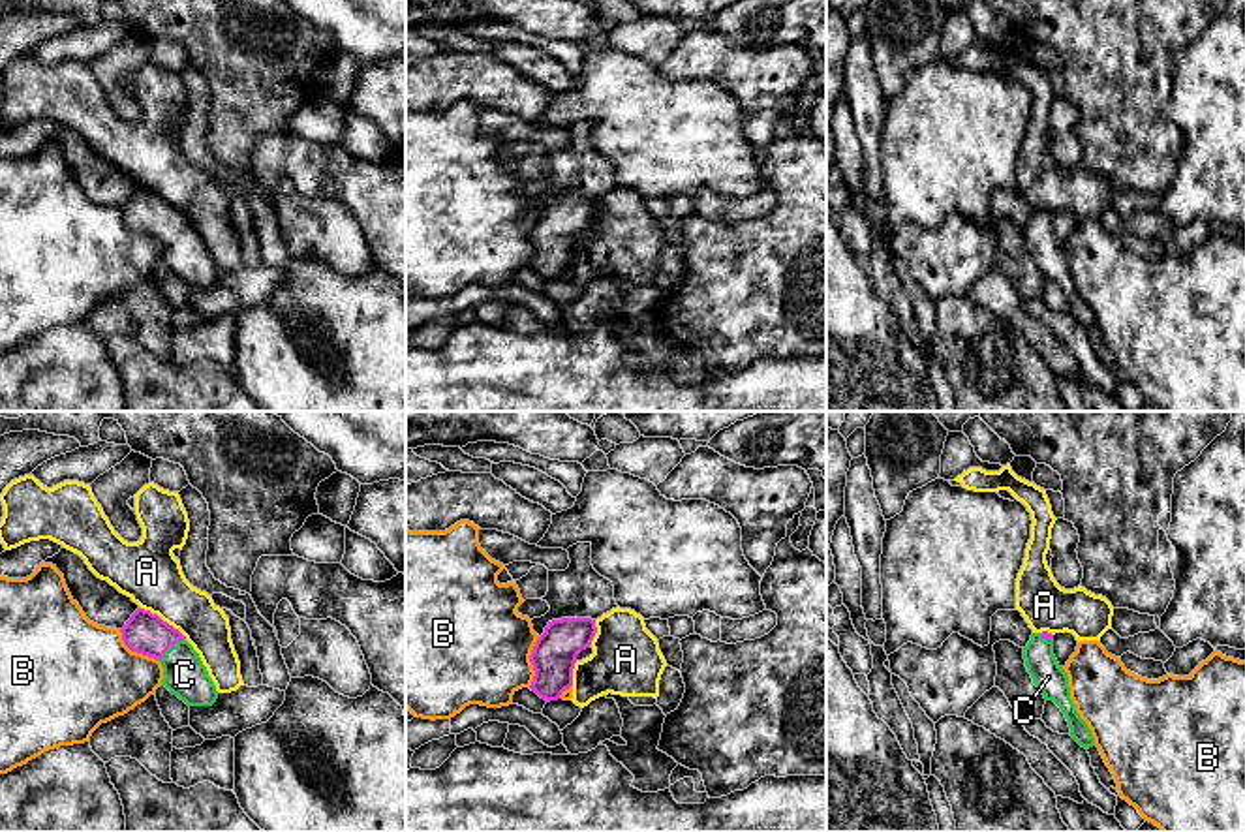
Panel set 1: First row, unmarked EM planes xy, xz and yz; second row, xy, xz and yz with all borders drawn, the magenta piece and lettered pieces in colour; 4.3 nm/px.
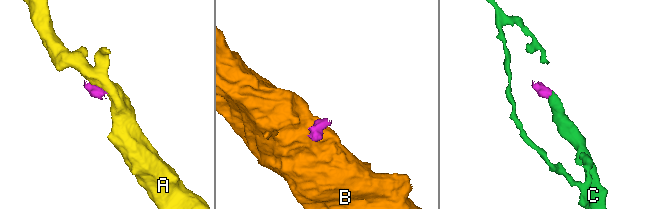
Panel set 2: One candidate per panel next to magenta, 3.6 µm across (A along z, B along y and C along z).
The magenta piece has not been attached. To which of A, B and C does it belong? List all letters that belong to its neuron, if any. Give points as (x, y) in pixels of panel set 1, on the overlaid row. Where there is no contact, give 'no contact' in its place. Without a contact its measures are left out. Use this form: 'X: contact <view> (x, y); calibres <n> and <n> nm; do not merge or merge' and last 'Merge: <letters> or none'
A: contact xy (162, 620); calibres 180 and 260 nm; do not merge
B: contact xz (530, 660); calibres 190 and 480 nm; do not merge
C: contact xy (169, 647); calibres 180 and 190 nm; merge
Merge: C

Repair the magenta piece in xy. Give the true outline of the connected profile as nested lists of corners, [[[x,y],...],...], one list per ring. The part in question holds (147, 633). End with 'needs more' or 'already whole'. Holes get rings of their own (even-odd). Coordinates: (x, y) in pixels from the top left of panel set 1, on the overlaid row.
[[[137,609],[120,633],[131,652],[161,663],[161,686],[188,706],[212,706],[216,702],[216,686],[199,654],[178,629],[163,622],[158,614]]] | needs more

